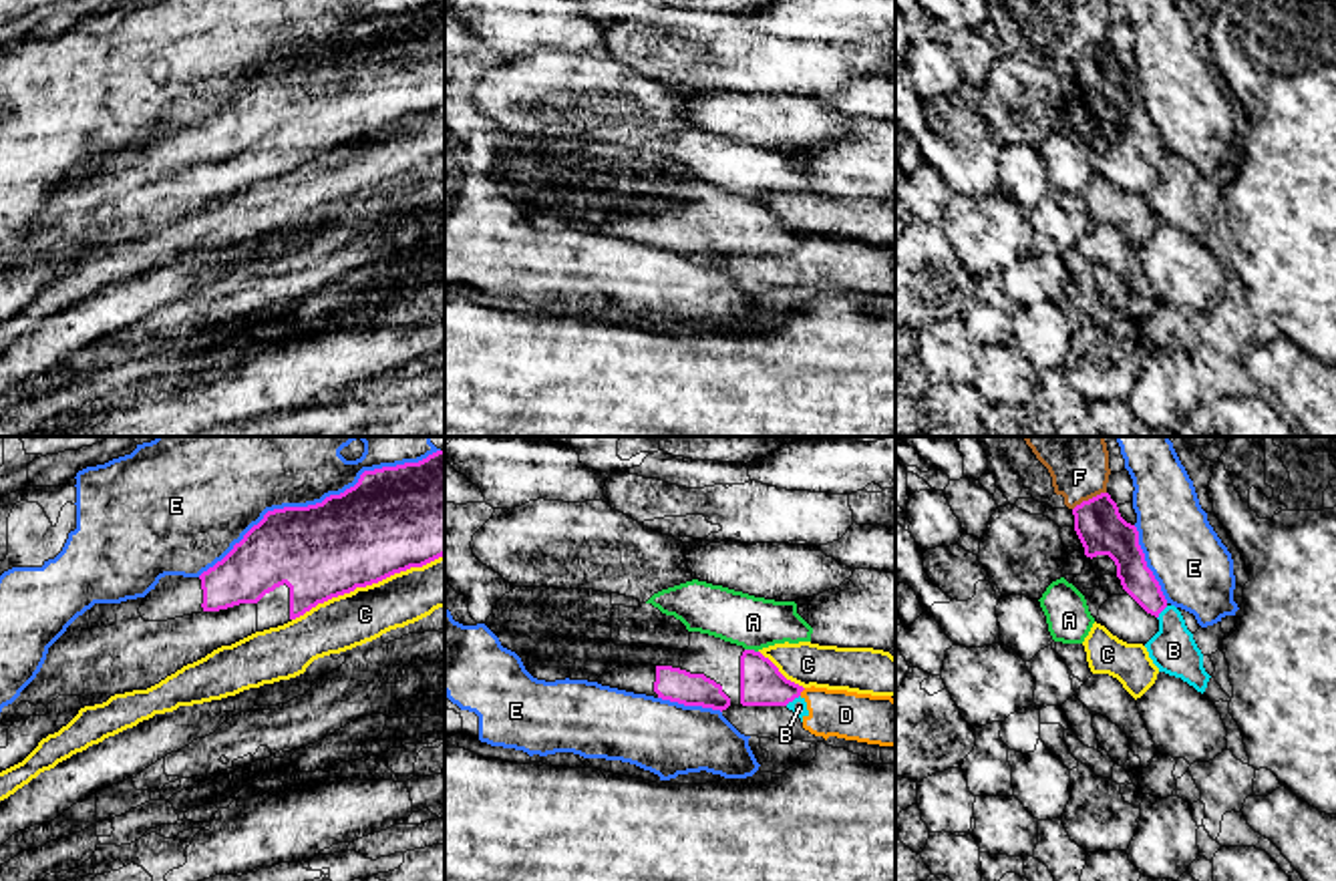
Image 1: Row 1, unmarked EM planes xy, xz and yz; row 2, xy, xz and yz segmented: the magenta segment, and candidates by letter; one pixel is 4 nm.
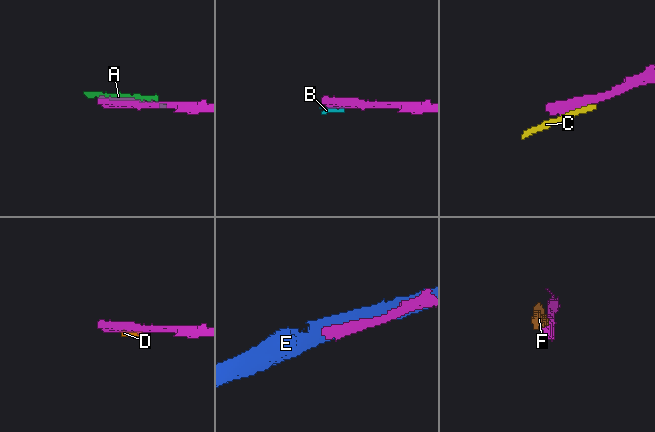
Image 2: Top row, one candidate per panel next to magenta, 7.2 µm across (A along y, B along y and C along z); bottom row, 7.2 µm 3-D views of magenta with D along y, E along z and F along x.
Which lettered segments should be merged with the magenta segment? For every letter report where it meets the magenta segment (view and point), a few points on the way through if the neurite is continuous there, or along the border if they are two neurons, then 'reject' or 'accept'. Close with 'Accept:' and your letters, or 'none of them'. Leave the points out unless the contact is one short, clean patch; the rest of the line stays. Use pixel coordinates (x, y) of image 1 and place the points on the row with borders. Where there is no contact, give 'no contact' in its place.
A: meets magenta in xz at (751, 650); reject
B: meets magenta in xz at (791, 700); reject
C: meets magenta in xy at (367, 584); reject
D: meets magenta in xz at (801, 690); reject
E: meets magenta in xy at (318, 503); reject
F: meets magenta in yz at (1089, 499); reject
Accept: none of them

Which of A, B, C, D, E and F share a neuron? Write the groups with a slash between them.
A / B D / C / E / F

